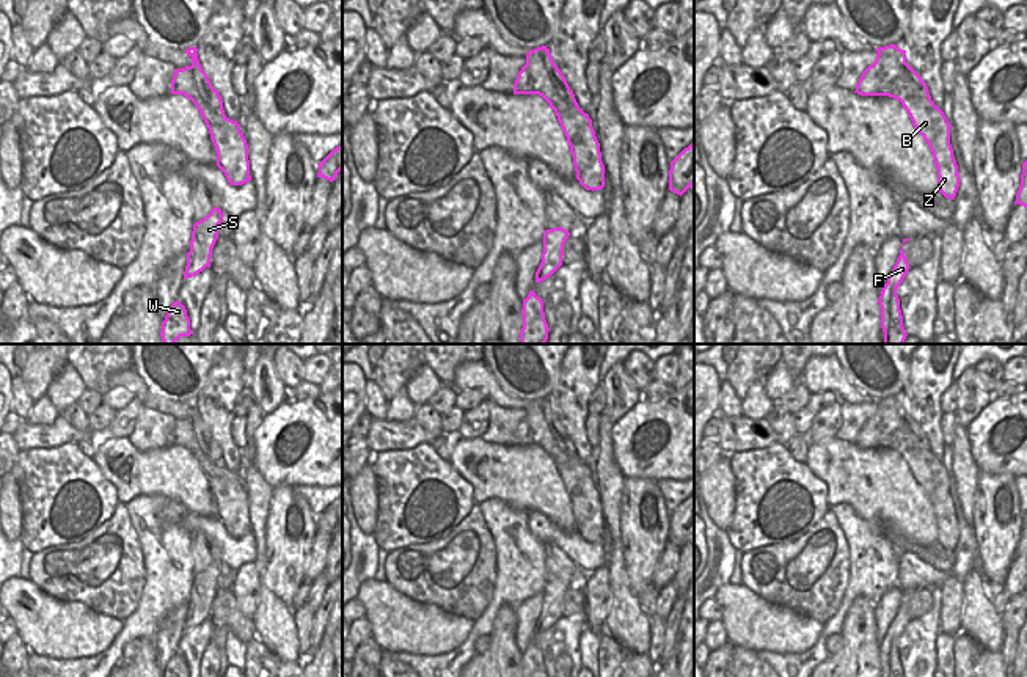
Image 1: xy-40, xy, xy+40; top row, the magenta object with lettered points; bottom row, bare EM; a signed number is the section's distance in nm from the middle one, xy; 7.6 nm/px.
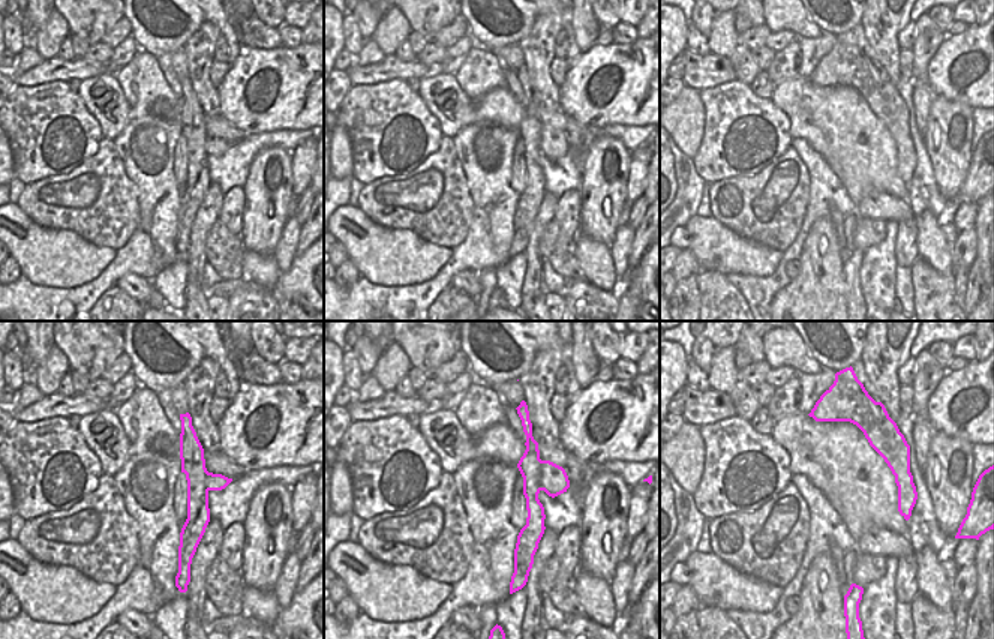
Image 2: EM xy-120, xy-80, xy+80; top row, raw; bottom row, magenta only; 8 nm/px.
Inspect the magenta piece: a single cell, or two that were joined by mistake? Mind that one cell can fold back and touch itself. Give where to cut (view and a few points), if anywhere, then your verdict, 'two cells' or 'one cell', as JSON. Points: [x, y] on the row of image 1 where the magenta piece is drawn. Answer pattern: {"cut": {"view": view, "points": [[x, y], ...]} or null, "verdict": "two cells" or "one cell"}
{"cut": {"view": "xy-40", "points": [[190, 66], [197, 90], [208, 102]]}, "verdict": "two cells"}

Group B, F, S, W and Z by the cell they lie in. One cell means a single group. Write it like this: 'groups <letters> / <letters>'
groups B Z / F S W

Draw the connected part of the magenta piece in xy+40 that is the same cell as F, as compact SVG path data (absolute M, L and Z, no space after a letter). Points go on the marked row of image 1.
M901 243L900 256L890 275L887 276L887 283L884 284L878 298L878 303L881 306L881 328L884 331L884 344L903 344L908 336L903 327L903 316L897 287L901 284L909 269L911 267L903 253Z

